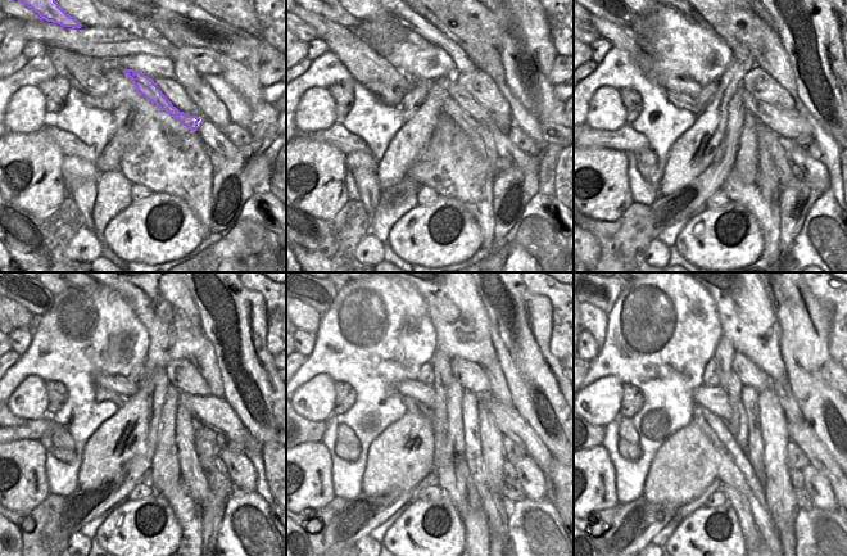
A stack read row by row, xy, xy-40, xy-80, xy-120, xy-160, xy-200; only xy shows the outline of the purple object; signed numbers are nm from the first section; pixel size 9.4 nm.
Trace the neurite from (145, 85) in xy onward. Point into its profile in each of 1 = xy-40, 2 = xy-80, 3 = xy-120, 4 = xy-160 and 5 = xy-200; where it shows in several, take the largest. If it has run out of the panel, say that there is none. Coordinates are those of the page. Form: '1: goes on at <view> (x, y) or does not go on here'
1: goes on at xy-40 (475, 130)
2: goes on at xy-80 (778, 154)
3: goes on at xy-120 (218, 465)
4: goes on at xy-160 (508, 471)
5: goes on at xy-200 (796, 475)

